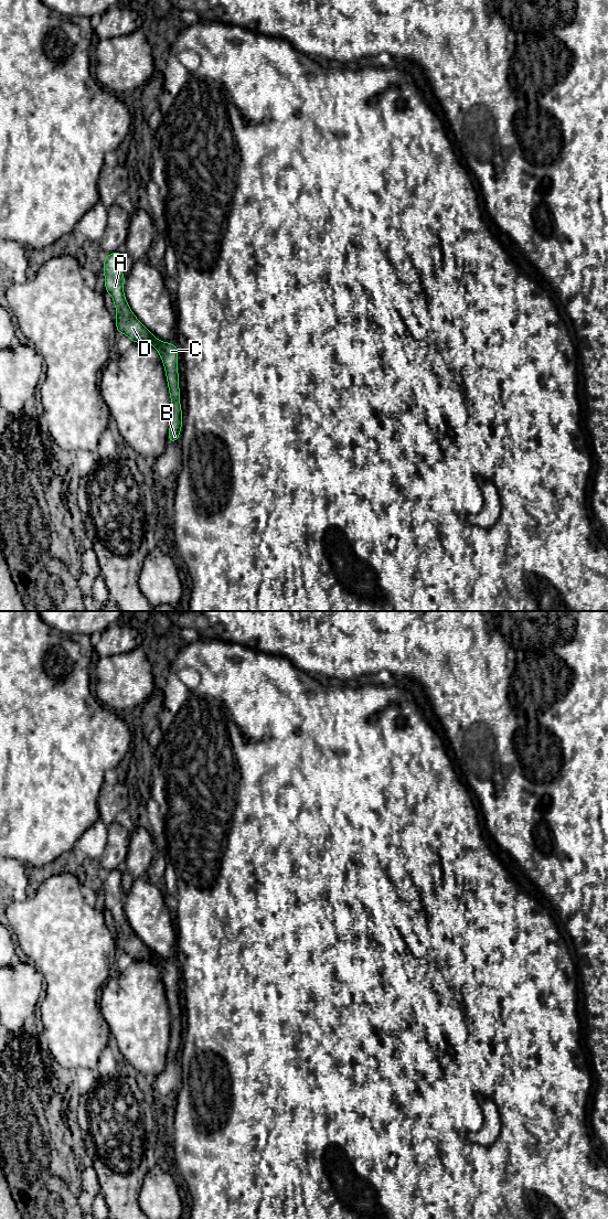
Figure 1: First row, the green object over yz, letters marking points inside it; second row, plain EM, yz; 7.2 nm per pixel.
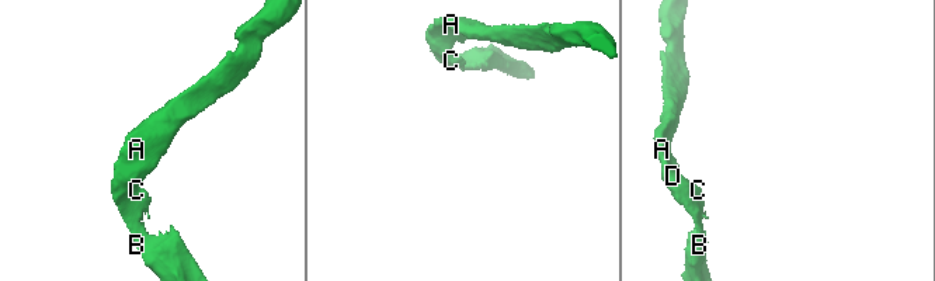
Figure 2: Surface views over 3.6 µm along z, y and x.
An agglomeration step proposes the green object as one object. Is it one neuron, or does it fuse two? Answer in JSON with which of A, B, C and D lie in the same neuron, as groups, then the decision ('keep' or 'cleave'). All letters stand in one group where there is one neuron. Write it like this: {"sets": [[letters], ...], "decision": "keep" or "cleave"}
{"sets": [["A", "B", "C", "D"]], "decision": "keep"}

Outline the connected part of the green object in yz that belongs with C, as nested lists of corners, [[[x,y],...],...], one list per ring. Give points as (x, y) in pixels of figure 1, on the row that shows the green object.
[[[121,250],[104,257],[105,291],[113,298],[116,308],[116,329],[127,335],[132,343],[151,344],[162,360],[171,399],[171,418],[169,442],[179,440],[182,428],[182,408],[179,386],[178,355],[179,349],[173,343],[159,341],[131,311],[124,292],[125,275],[121,269]]]

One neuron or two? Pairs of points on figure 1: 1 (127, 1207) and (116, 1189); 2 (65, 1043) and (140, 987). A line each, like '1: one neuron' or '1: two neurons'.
1: one neuron
2: two neurons

